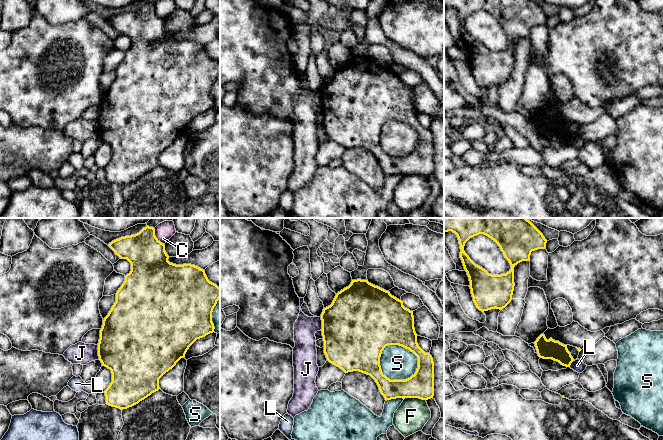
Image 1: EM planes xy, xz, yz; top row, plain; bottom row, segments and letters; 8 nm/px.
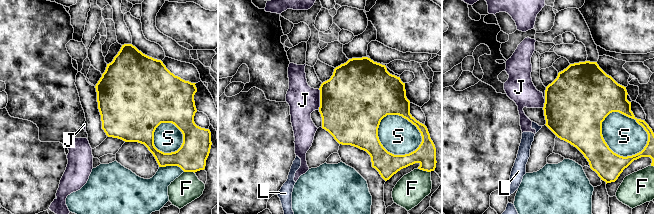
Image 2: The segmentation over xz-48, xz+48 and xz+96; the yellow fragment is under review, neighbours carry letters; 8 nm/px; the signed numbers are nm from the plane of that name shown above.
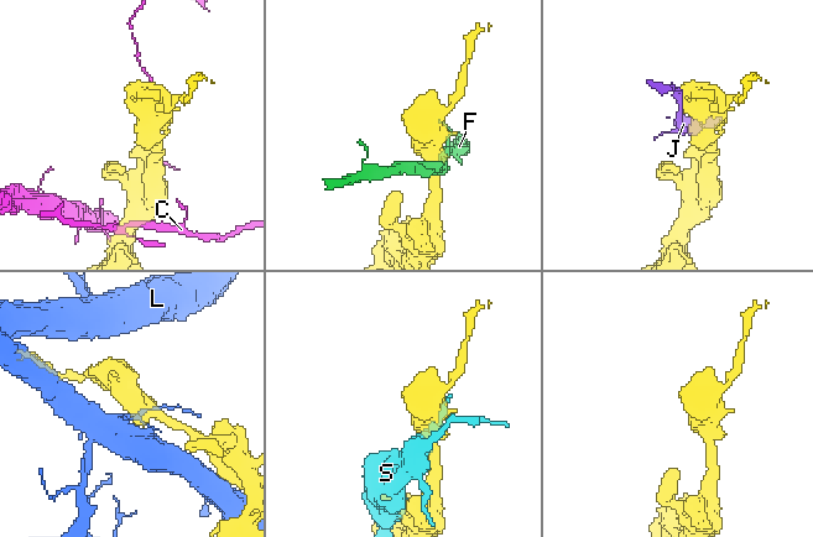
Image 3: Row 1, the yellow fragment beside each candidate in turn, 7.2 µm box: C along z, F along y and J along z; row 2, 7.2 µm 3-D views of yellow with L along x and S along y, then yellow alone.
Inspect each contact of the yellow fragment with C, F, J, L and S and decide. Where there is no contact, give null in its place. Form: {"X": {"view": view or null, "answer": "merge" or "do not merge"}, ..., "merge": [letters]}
{"C": {"view": "xy", "answer": "do not merge"}, "F": {"view": "xz", "answer": "do not merge"}, "J": {"view": "xy", "answer": "do not merge"}, "L": {"view": "yz", "answer": "do not merge"}, "S": {"view": "xz", "answer": "do not merge"}, "merge": []}

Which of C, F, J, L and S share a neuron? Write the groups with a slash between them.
C / F / J / L / S

